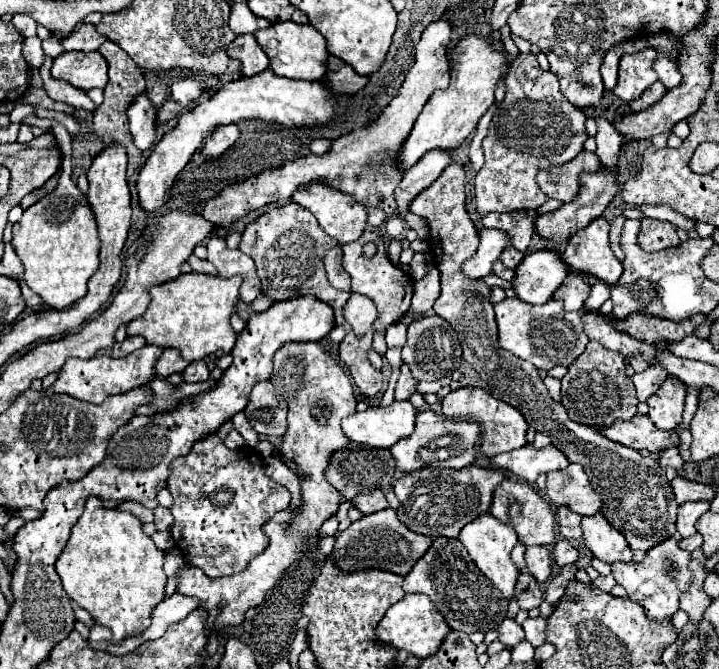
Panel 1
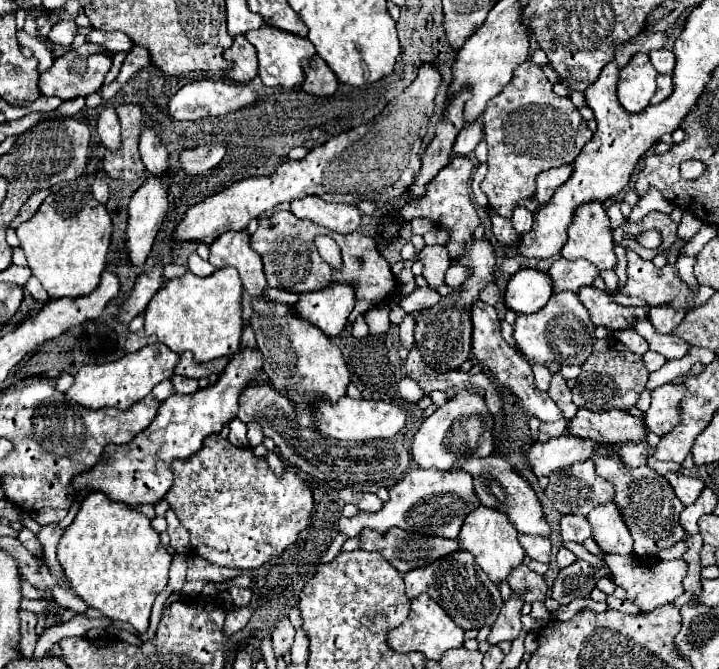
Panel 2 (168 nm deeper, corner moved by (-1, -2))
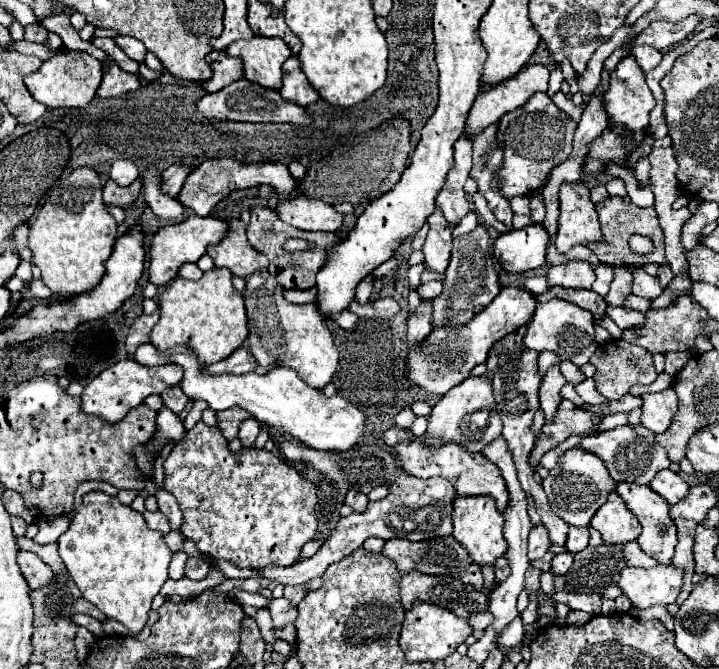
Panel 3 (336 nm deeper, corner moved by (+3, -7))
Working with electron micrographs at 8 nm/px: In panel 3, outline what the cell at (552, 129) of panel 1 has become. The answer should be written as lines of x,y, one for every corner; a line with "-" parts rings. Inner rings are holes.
534,94
524,106
504,114
498,126
498,144
504,150
504,166
498,172
502,180
502,194
506,198
526,196
540,188
546,174
566,160
572,152
576,122
568,118
546,94

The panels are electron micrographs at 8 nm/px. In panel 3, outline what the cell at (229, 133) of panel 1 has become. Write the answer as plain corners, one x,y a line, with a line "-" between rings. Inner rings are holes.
170,166
162,172
162,192
176,196
186,180
186,176
192,172
192,166

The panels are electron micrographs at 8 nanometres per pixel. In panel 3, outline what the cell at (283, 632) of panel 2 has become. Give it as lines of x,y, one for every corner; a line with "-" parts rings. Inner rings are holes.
278,598
278,600
272,600
270,606
268,606
270,614
272,614
272,620
274,620
274,628
282,628
290,622
296,620
298,616
298,606
288,602
286,598

